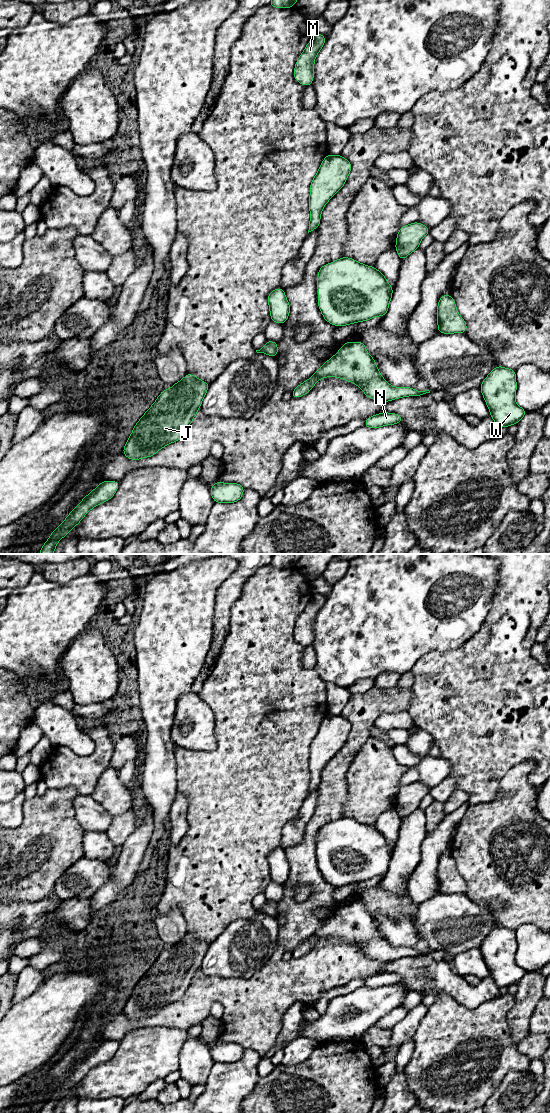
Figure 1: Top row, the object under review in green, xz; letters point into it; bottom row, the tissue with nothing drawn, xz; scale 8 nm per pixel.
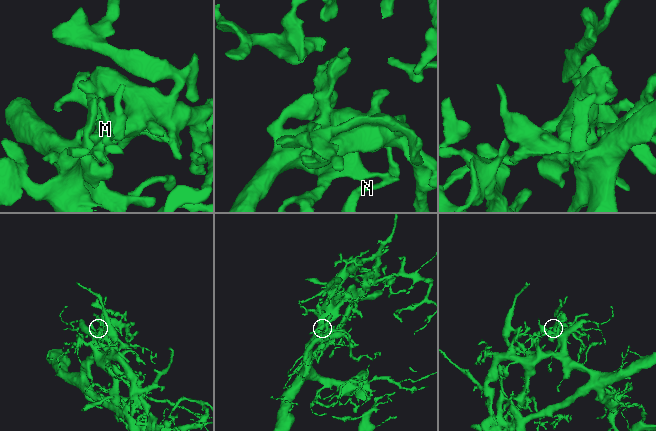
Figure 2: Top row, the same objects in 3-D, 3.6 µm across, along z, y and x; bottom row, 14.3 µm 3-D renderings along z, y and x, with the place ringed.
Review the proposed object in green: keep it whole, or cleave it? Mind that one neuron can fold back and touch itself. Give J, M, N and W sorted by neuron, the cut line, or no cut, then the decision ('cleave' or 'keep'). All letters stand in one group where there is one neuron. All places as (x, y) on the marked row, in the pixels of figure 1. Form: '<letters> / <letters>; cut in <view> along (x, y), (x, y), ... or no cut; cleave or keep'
J M N W; no cut; keep

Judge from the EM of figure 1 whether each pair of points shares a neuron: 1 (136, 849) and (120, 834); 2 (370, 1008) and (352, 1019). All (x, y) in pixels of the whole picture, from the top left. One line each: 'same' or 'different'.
1: different
2: same

